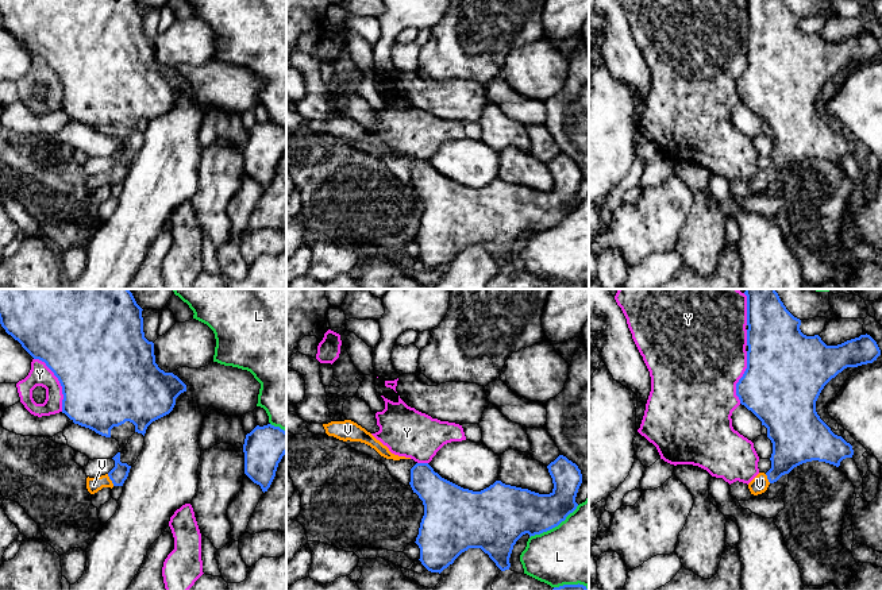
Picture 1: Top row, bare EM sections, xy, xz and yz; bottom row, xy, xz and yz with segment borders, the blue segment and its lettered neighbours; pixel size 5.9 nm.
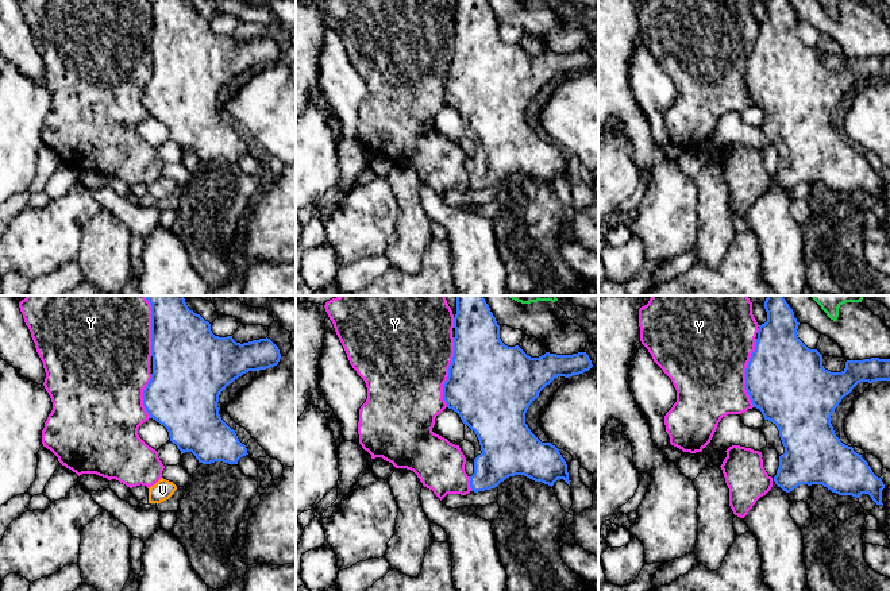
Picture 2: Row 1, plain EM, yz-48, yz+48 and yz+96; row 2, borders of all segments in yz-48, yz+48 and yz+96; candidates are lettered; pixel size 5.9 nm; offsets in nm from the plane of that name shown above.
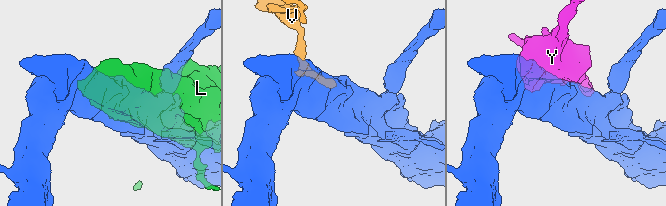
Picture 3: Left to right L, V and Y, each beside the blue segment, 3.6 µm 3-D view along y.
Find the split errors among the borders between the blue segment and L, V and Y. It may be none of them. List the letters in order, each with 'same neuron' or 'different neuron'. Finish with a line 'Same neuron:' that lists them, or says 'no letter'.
L: different neuron
V: same neuron
Y: different neuron
Same neuron: V

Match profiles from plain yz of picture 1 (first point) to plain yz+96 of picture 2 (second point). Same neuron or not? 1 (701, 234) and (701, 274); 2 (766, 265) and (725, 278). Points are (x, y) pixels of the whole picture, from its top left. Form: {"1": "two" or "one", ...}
{"1": "two", "2": "two"}

